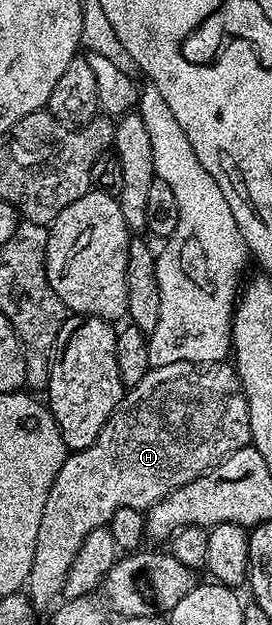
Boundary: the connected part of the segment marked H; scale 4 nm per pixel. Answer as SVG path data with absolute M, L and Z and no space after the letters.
M174 361L170 365L149 369L146 377L142 377L142 381L138 381L138 385L125 390L124 398L120 400L119 405L114 409L114 413L106 421L106 425L102 429L100 436L94 441L94 445L90 445L81 451L73 451L64 460L62 469L58 469L58 477L54 477L54 485L50 485L50 493L46 493L46 509L42 509L42 525L38 525L38 541L34 545L34 565L30 565L30 573L26 584L26 594L31 599L33 607L43 609L55 595L59 596L63 592L66 573L74 561L74 553L78 553L78 549L82 549L82 541L86 541L86 537L90 533L94 533L94 529L107 527L110 517L114 517L114 513L118 509L129 507L130 509L144 511L152 507L162 497L166 497L173 491L174 488L186 485L190 481L197 479L198 476L204 475L212 467L217 467L226 457L234 454L239 447L249 446L251 441L248 402L244 396L240 378L236 375L236 368L231 362L190 363L188 361Z

